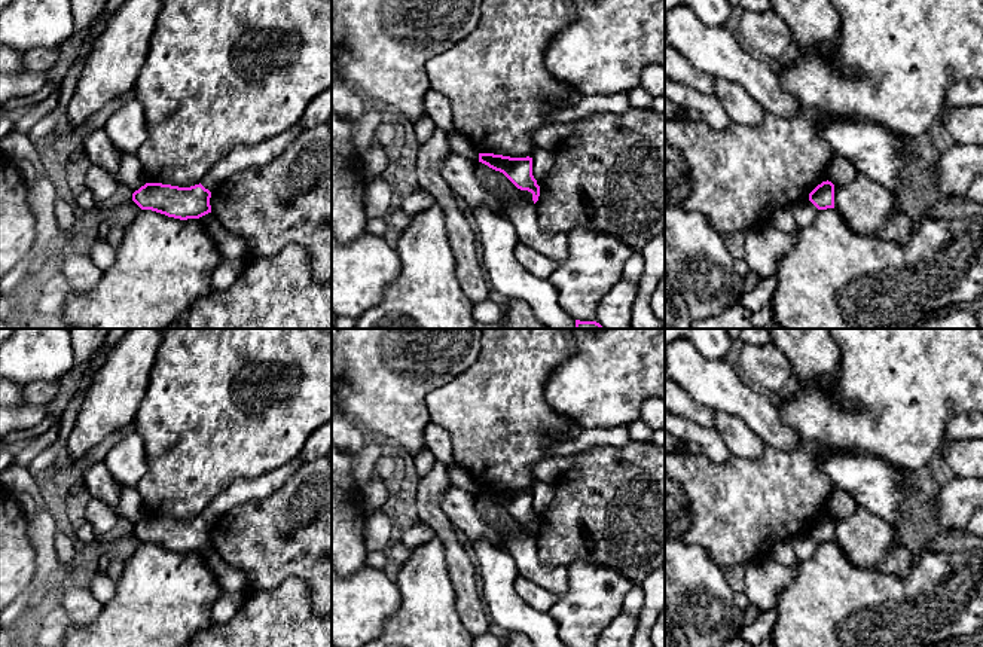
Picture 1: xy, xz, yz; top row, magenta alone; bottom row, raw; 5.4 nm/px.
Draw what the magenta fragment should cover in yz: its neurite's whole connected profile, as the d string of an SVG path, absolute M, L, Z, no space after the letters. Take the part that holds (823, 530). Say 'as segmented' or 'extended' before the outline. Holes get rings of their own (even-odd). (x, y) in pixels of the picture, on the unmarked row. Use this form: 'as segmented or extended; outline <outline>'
as segmented; outline M822 515L810 527L809 534L818 543L834 541L834 518L831 515Z

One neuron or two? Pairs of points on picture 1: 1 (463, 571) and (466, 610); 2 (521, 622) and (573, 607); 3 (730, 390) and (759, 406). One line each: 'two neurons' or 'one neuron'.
1: one neuron
2: two neurons
3: one neuron

